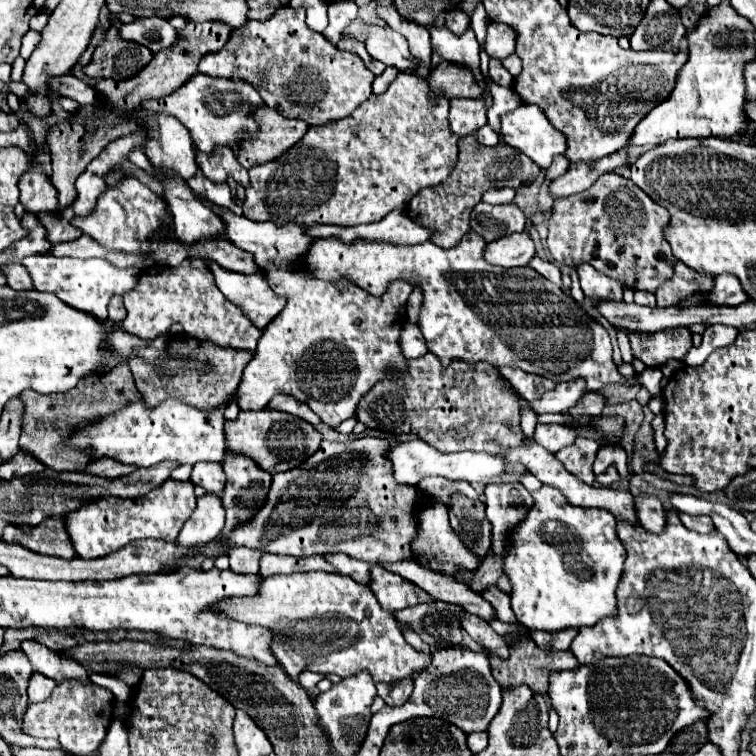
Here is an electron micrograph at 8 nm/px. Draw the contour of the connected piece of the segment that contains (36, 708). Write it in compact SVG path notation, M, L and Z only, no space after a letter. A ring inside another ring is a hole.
M59 682L47 700L29 704L27 712L23 714L21 730L35 738L55 738L69 752L91 754L101 746L107 736L107 726L111 724L113 716L111 696L113 694L107 688L95 684L83 686L83 682Z

